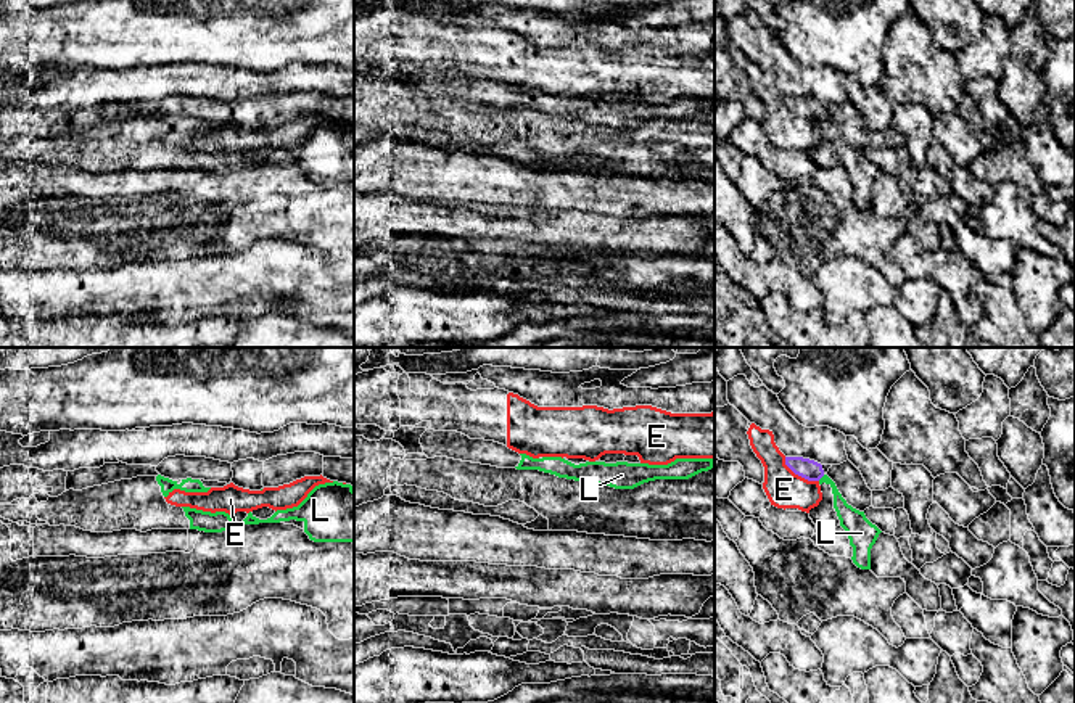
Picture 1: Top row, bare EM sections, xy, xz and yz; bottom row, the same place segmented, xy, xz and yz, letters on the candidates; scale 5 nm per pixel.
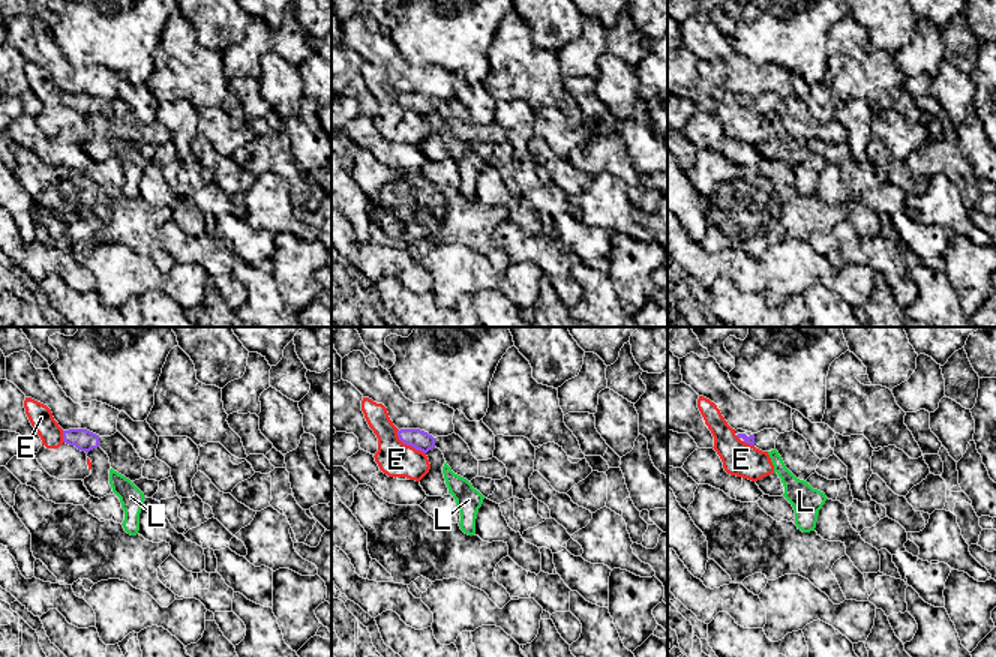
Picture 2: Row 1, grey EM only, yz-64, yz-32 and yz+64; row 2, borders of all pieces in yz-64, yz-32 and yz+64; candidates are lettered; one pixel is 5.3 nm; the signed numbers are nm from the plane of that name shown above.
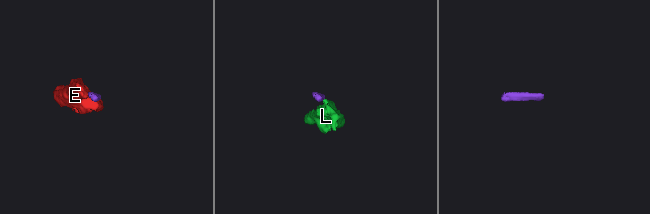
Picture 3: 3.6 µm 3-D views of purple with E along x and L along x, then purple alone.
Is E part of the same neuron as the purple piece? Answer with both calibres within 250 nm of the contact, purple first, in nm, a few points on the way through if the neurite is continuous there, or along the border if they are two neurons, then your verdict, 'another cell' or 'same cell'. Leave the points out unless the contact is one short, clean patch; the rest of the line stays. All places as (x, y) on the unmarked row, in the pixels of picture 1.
100 nm thick on the purple side, 190 nm on the other; border along yz (784, 97), (784, 102), (795, 113), (818, 121); another cell

